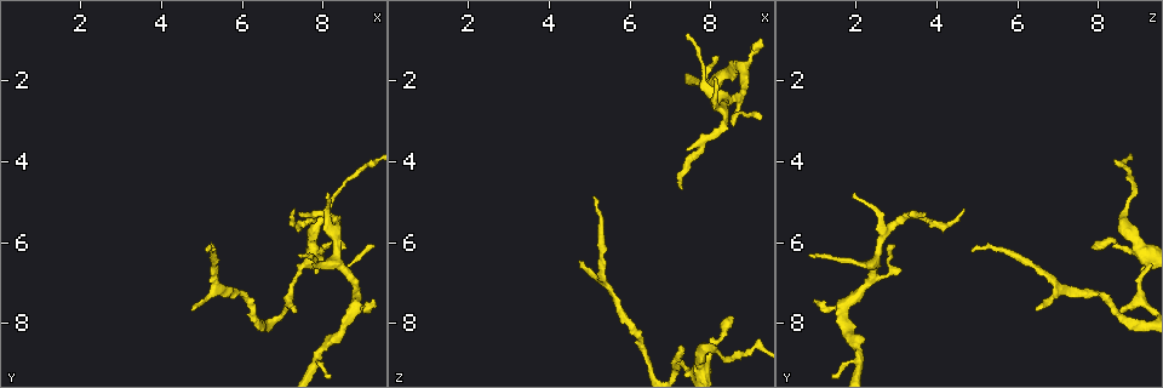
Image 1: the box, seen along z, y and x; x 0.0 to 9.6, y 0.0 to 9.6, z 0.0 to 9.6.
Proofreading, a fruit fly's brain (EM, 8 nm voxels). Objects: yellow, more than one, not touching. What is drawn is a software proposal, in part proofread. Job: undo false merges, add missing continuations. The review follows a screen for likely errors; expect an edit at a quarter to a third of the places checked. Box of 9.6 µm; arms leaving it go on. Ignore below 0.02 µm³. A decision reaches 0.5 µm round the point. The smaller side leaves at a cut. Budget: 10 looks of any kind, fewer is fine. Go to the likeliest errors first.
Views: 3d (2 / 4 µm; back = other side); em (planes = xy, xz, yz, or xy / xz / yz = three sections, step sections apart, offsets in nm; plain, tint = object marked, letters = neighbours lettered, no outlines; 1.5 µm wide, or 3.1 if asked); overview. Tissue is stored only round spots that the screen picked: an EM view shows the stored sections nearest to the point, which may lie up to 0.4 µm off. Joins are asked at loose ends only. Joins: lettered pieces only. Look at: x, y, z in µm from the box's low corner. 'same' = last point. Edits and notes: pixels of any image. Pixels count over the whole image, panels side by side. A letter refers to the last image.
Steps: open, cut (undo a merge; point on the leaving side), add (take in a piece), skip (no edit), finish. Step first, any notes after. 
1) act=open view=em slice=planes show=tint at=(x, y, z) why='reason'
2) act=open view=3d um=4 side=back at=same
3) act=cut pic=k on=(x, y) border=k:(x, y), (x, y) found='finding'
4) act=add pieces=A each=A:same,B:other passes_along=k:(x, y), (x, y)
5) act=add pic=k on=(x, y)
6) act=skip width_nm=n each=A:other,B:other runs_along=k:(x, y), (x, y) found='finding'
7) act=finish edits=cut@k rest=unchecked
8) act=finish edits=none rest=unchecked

act=open view=em slice=planes show=letters at=(8.55, 6.10, 7.90) why='tapers out'

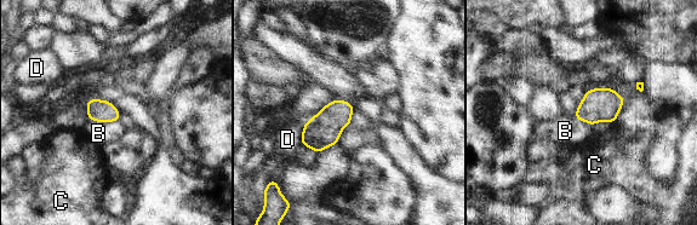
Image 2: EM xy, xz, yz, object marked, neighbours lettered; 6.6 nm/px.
act=skip width_nm=150 each=B:other,C:other,D:other border=2:(87, 120), (118, 122) found='none of them fits'

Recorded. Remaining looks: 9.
act=open view=em slice=planes show=letters at=(8.15, 4.80, 1.95) why='thin end'

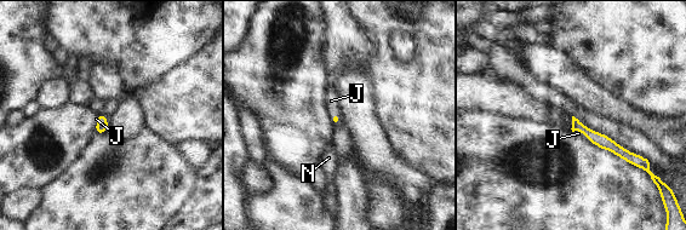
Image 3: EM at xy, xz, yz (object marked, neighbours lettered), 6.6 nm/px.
act=add pic=3 on=(569, 118) each=J:same,N:other passes_along=3:(599, 139), (572, 122), (569, 118) found='it goes on there'

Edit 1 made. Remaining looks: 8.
act=open view=overview why='see it whole again'

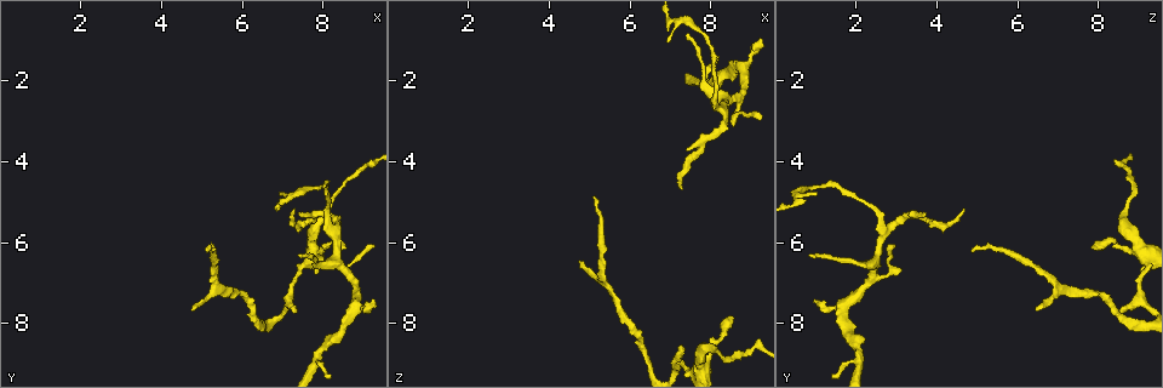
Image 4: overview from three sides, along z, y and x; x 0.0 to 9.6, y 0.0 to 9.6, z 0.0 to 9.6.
act=open view=3d um=4 at=(7.25, 7.75, 8.60) why='thin end'

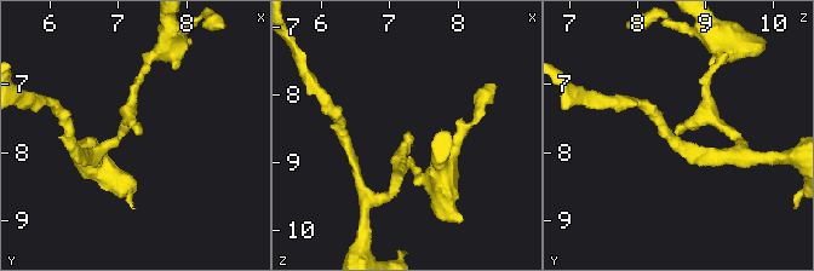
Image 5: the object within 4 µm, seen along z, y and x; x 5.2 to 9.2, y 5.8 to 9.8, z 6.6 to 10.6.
act=open view=em slice=planes show=letters at=(7.30, 7.75, 8.60) why='need the tissue'

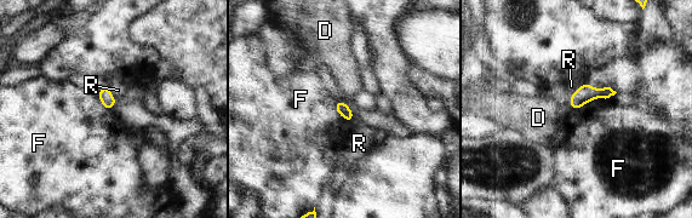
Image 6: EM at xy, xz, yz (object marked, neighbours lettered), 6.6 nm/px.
act=skip each=D:other,F:other,R:other found='none of them fits'

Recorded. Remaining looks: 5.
act=open view=3d um=2 at=(5.10, 6.15, 4.90)

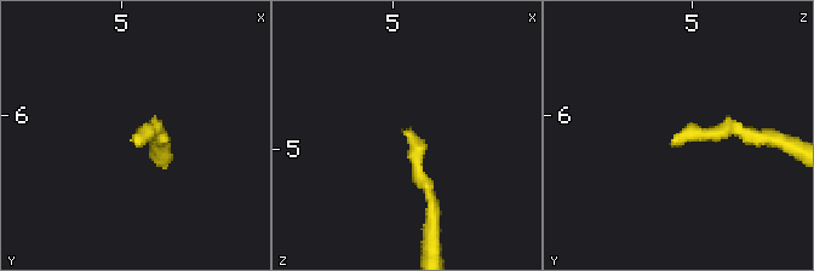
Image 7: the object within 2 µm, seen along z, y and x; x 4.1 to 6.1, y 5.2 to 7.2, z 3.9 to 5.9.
act=open view=em slice=planes show=letters at=(5.04, 6.18, 4.86) why='now the EM'

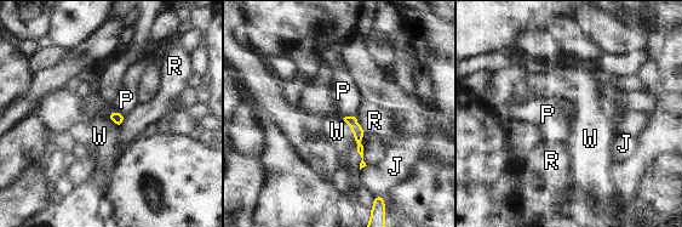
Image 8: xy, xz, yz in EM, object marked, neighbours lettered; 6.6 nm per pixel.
act=skip each=J:other,P:other,R:other,W:other border=8:(342, 118), (353, 132), (354, 143) found='none of them fits'

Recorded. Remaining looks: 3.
act=finish edits=add@3 rest=unchecked

